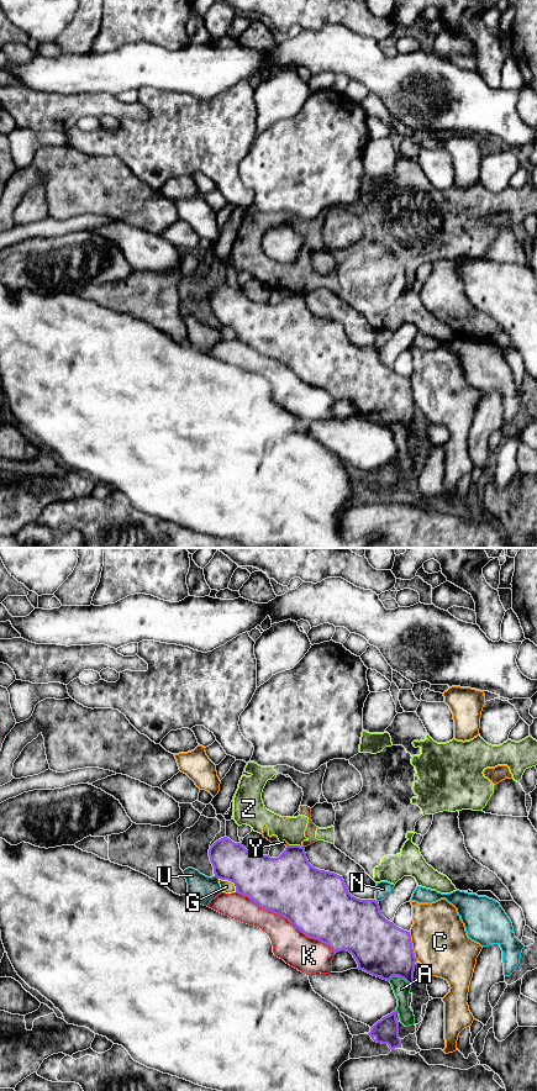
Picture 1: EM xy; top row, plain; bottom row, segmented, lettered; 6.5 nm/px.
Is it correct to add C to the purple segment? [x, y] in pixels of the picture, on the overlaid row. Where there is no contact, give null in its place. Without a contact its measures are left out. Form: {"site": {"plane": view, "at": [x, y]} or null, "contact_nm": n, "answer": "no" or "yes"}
{"site": {"plane": "xy", "at": [411, 945]}, "contact_nm": 190, "answer": "no"}

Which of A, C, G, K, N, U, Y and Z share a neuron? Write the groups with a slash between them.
A / C / G / K / N / U / Y Z

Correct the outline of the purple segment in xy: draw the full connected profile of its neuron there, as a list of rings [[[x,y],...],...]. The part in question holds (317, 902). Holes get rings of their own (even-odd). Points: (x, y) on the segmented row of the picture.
[[[223,837],[209,849],[217,879],[235,884],[236,892],[247,896],[260,908],[286,918],[306,937],[327,944],[335,954],[349,952],[359,970],[389,981],[393,976],[414,985],[415,953],[410,932],[396,927],[380,912],[378,901],[352,896],[342,876],[314,868],[305,847],[286,845],[278,858],[249,853],[242,843]]]

